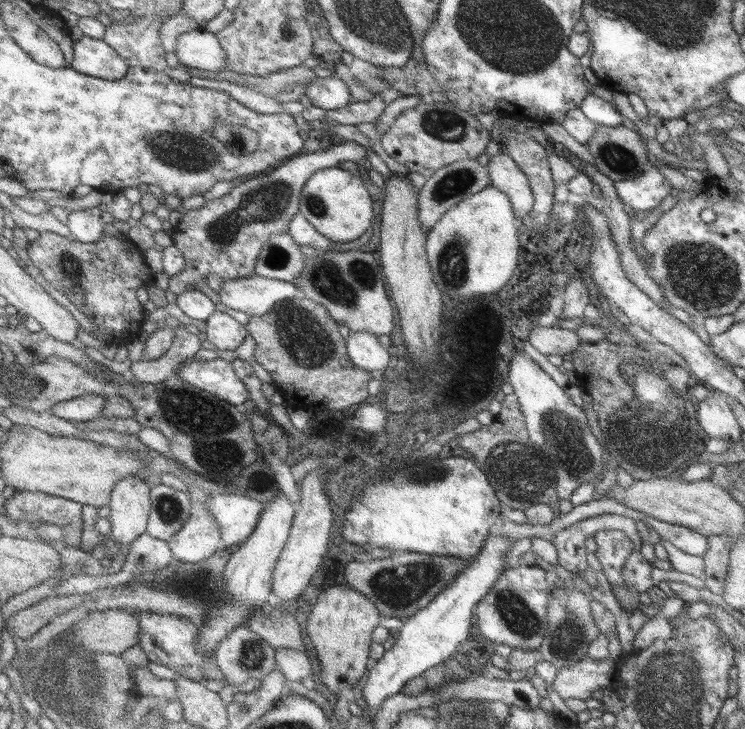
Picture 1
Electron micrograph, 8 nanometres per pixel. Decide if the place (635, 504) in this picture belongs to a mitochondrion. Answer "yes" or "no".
no

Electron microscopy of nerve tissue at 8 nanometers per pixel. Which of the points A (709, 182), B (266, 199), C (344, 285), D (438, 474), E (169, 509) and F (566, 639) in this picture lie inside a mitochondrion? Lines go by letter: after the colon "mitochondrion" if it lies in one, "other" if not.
A: other
B: mitochondrion
C: mitochondrion
D: mitochondrion
E: mitochondrion
F: mitochondrion

